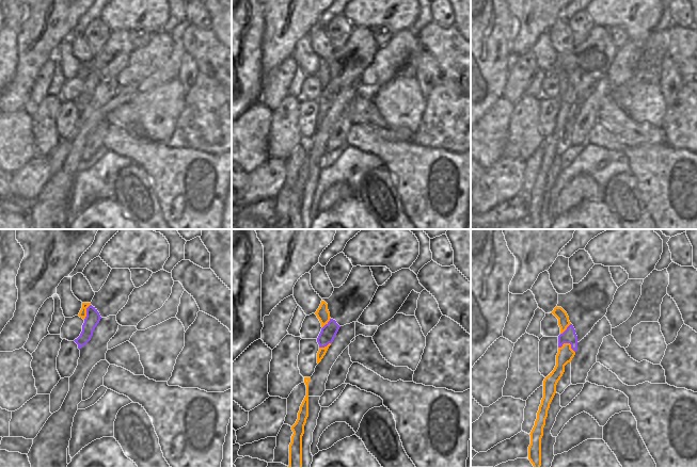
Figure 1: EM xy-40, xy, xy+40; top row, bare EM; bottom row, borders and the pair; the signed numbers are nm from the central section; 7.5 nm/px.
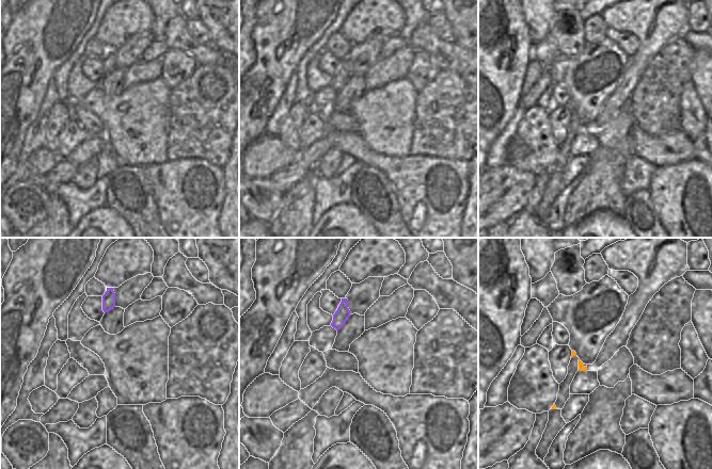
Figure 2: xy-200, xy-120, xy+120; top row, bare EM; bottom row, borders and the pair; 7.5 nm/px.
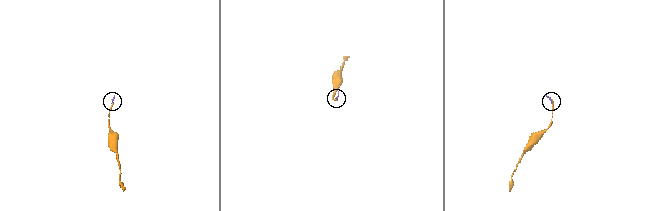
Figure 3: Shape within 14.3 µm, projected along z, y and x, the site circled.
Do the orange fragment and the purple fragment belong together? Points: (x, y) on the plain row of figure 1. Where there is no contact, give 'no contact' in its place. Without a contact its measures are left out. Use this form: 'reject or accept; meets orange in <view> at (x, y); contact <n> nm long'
accept; meets orange in xy+40 at (568, 105); contact 130 nm long

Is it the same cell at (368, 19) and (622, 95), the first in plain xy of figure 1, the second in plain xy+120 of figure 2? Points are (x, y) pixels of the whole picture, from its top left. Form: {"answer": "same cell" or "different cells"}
{"answer": "same cell"}

